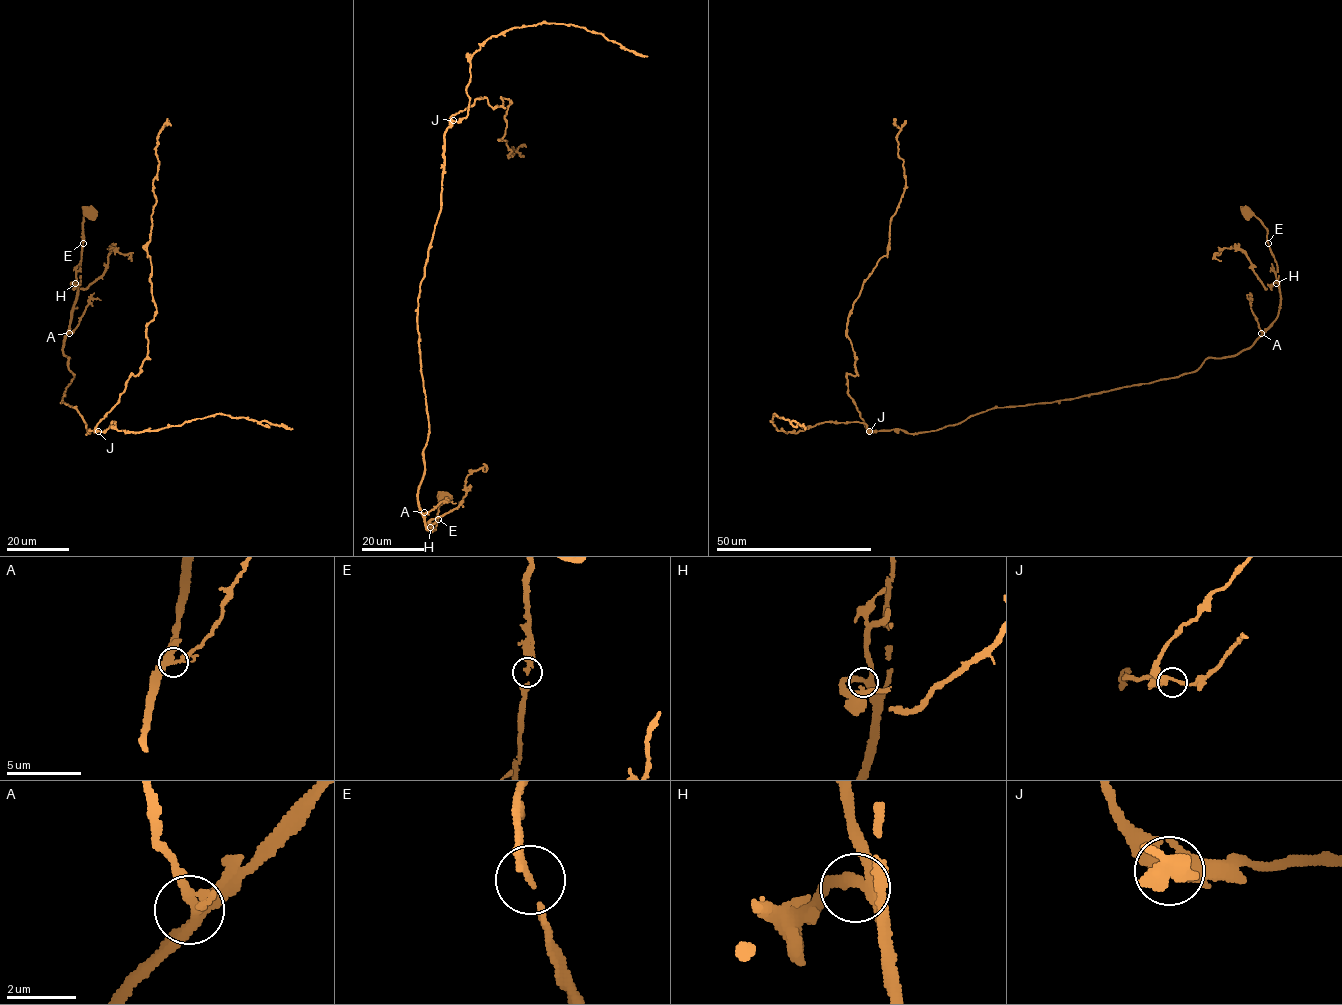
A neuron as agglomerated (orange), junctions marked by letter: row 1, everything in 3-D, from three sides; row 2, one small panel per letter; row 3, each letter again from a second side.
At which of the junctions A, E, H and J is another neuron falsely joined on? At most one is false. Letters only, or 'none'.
none

